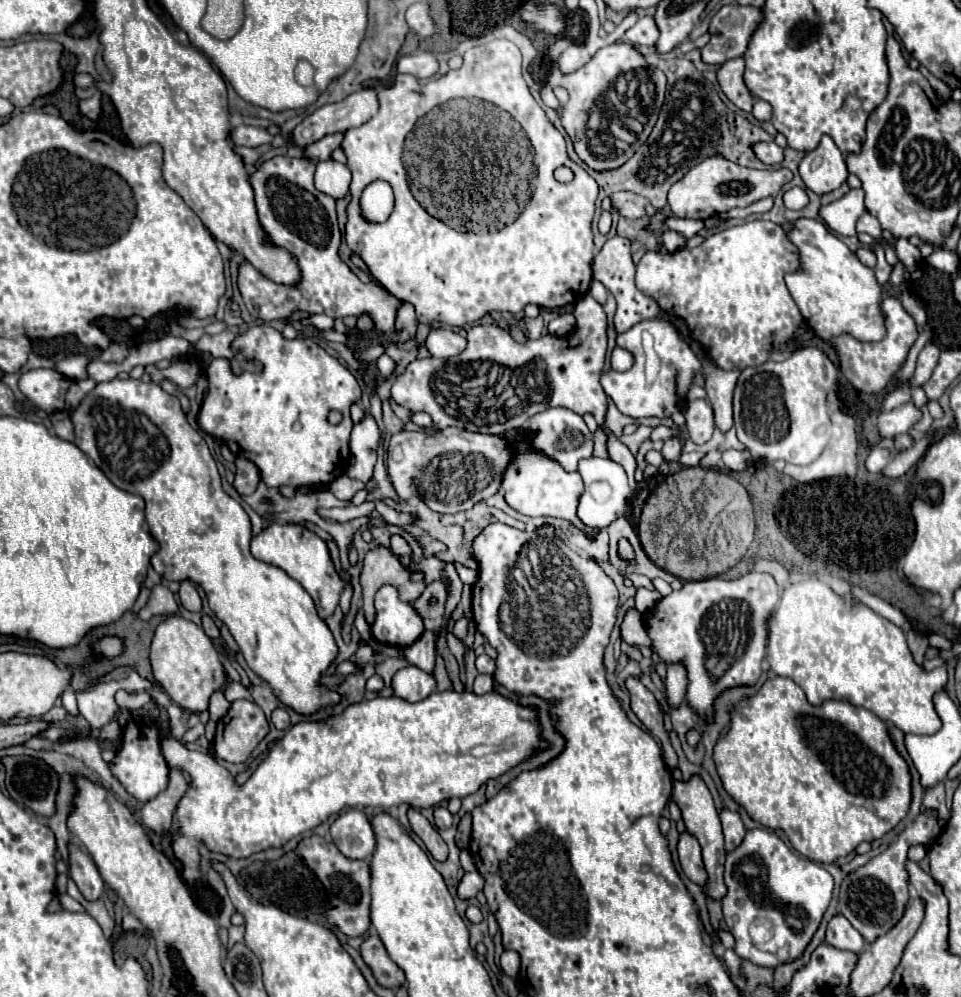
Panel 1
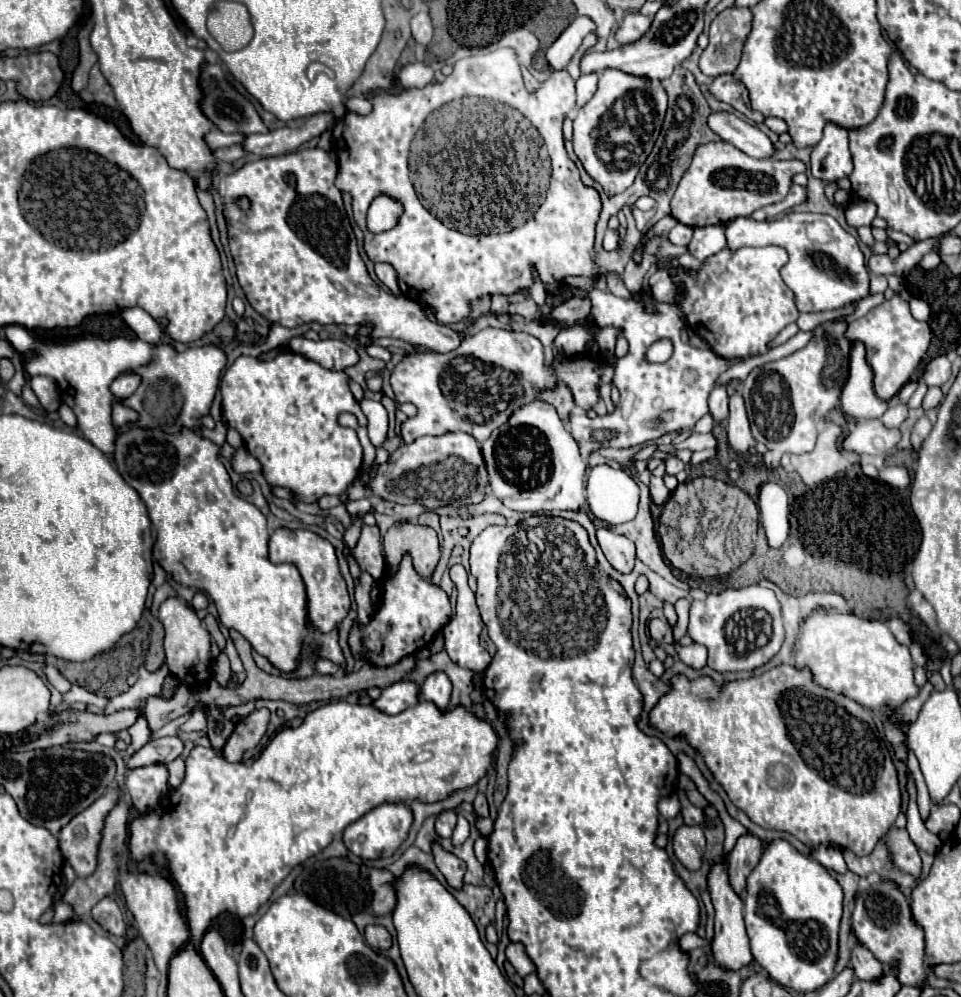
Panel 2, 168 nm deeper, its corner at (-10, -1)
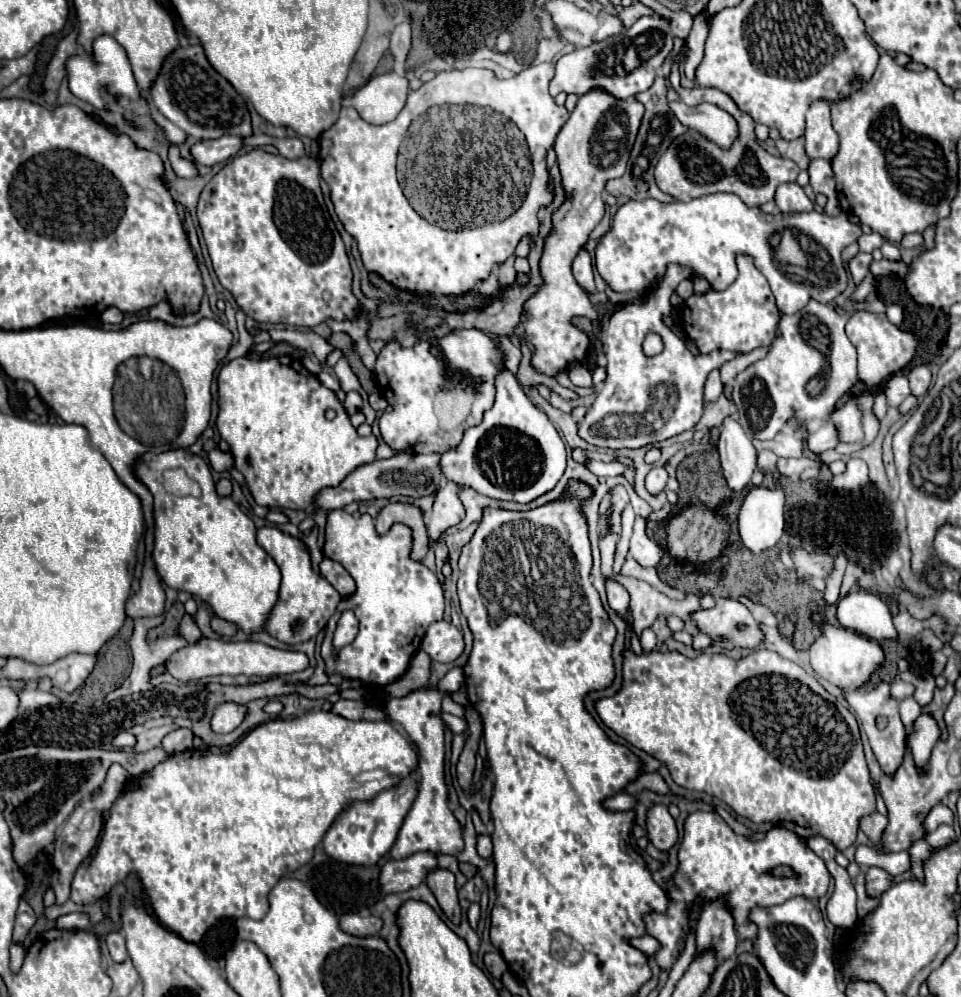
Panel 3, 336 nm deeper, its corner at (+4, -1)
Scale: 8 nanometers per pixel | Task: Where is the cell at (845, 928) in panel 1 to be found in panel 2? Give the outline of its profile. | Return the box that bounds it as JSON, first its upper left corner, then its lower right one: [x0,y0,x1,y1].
[850,943,884,981]

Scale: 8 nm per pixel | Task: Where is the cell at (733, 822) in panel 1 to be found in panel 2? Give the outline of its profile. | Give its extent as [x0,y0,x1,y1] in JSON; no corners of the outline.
[728,835,762,897]

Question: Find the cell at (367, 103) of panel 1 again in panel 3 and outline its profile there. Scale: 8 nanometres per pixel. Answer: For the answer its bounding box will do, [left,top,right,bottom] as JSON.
[192,135,244,165]

